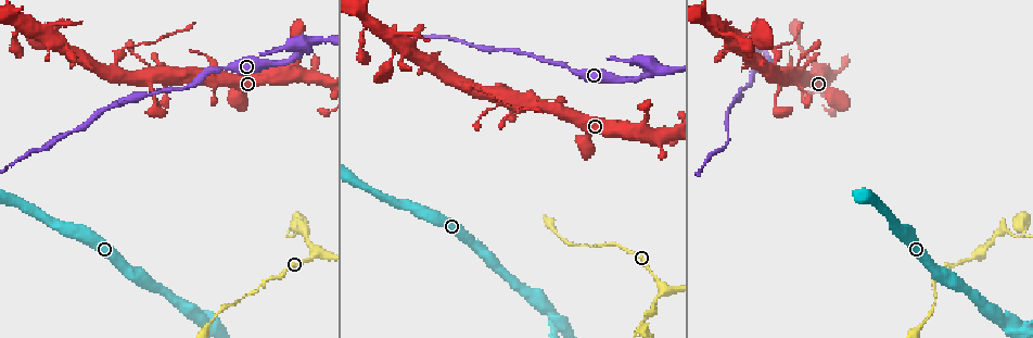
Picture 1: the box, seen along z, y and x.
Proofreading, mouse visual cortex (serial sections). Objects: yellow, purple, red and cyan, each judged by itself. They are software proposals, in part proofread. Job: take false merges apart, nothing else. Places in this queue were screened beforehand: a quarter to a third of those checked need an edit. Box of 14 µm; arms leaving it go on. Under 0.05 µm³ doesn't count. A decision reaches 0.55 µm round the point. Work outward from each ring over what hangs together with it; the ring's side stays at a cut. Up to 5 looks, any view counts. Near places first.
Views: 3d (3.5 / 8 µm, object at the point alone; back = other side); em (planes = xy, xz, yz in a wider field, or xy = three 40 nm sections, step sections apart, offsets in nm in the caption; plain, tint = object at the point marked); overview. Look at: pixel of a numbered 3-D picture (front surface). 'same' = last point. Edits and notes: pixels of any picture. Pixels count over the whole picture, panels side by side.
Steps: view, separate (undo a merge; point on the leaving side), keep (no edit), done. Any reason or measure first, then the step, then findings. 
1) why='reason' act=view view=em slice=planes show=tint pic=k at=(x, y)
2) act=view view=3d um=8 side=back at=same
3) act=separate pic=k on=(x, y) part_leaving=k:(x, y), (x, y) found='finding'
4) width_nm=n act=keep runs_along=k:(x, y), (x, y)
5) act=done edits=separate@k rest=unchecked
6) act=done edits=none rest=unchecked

why='abrupt turn' act=view view=3d um=3.5 pic=1 at=(156, 103)

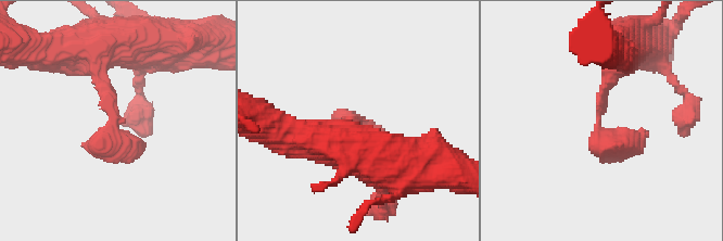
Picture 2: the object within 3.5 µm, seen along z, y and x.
act=view view=em slice=planes show=tint pic=2 at=(111, 122)

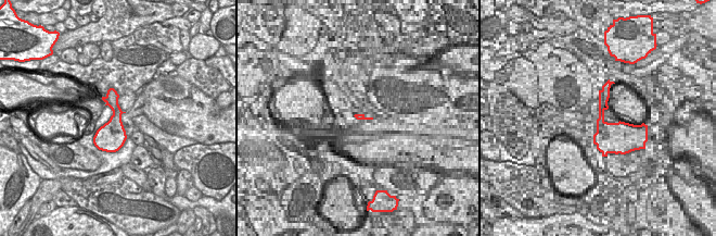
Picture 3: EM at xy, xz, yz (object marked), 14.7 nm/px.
width_nm=360 act=keep runs_along=2:(623, 47), (598, 127), (611, 143), (648, 130) found='one cell here'

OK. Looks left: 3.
why='thick turns thin' act=view view=3d um=3.5 pic=1 at=(462, 85)

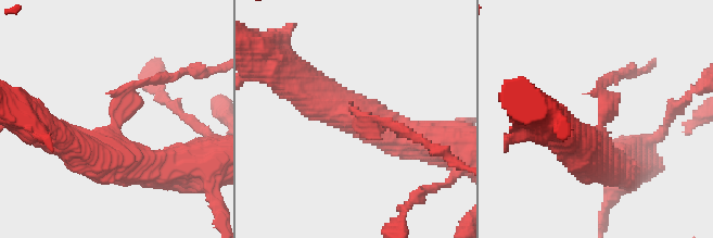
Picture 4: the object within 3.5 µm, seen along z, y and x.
arms=3 arm_widths_nm=250,500,500 act=view view=em slice=planes show=tint pic=4 at=(115, 137)

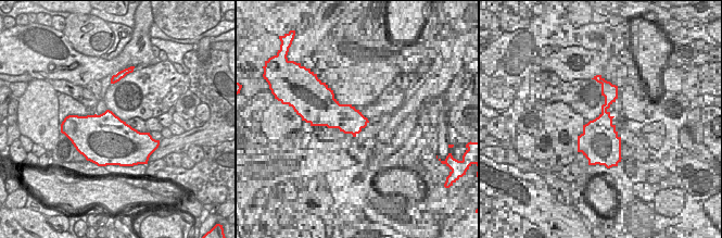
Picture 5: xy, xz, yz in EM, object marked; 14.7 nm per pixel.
width_nm=650 act=separate pic=4 on=(132, 85) part_leaving=4:(119, 118), (136, 85), (195, 72) found='two cells meet here'

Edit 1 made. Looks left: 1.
act=done edits=separate@4 rest=unchecked

